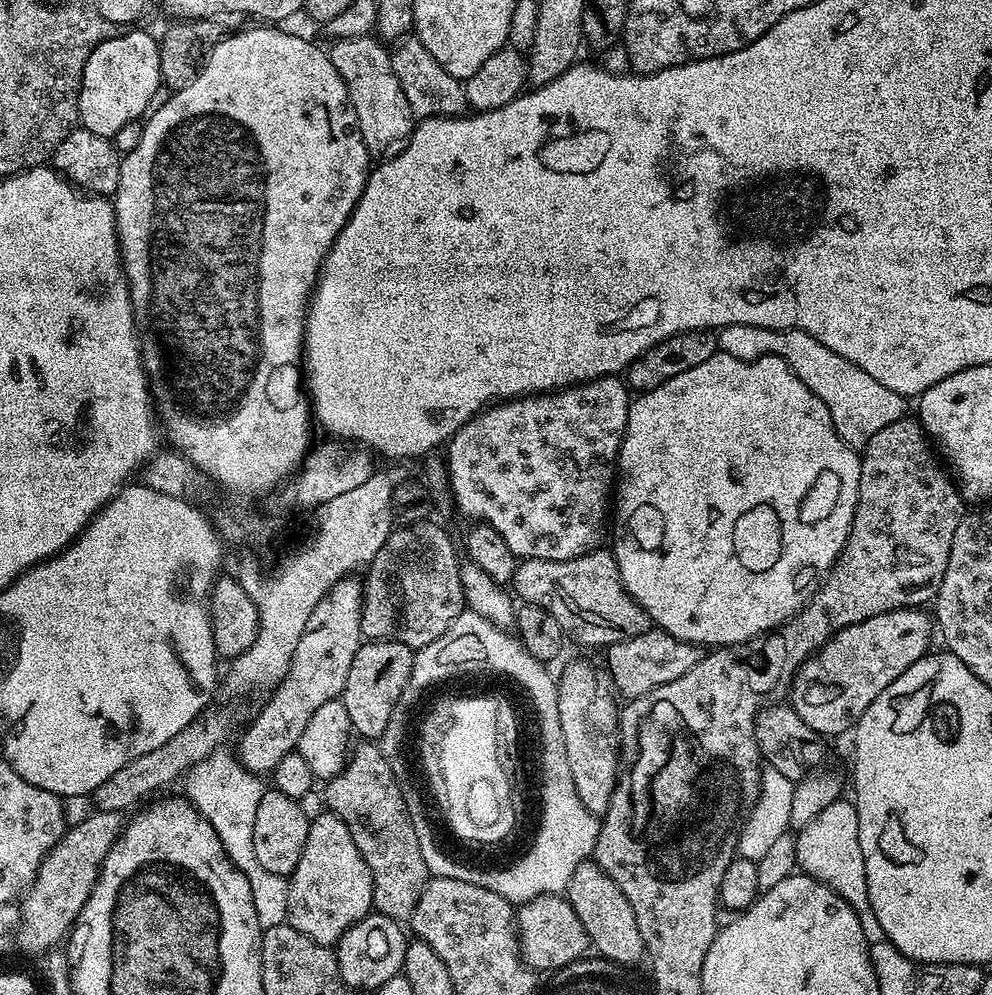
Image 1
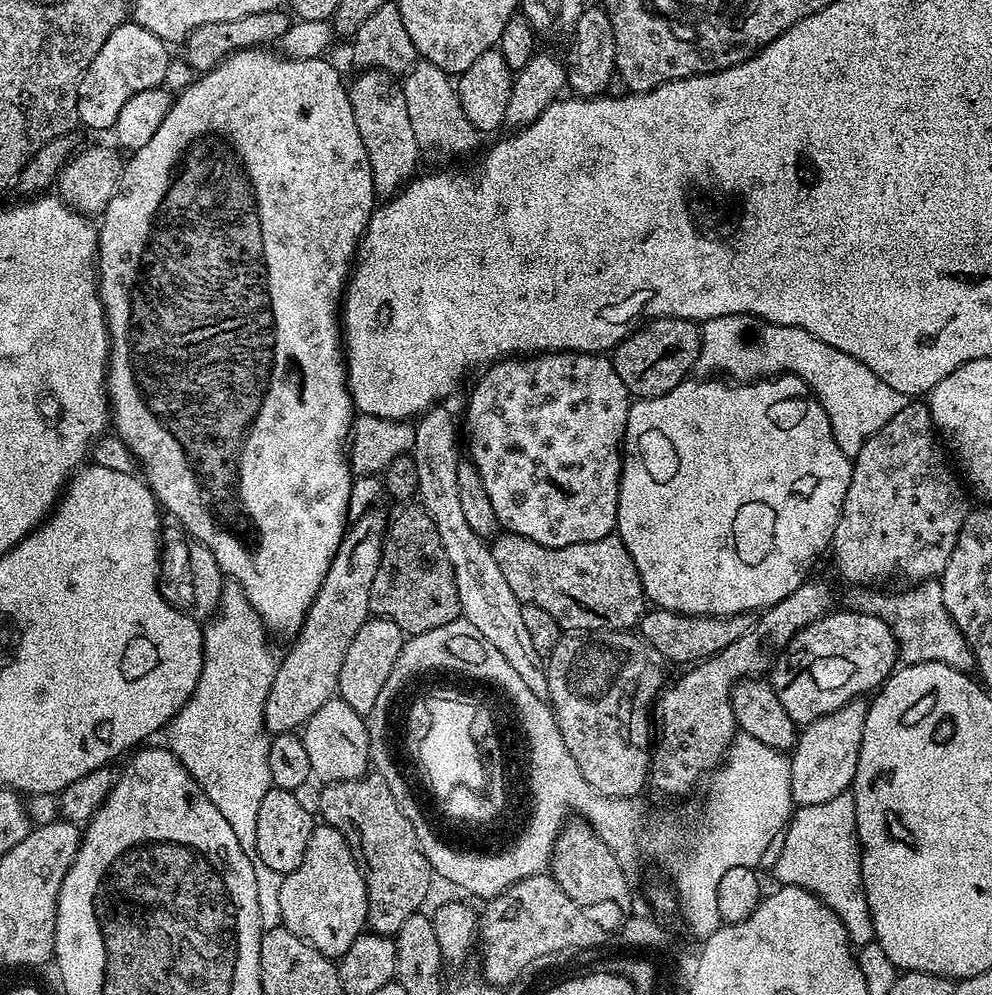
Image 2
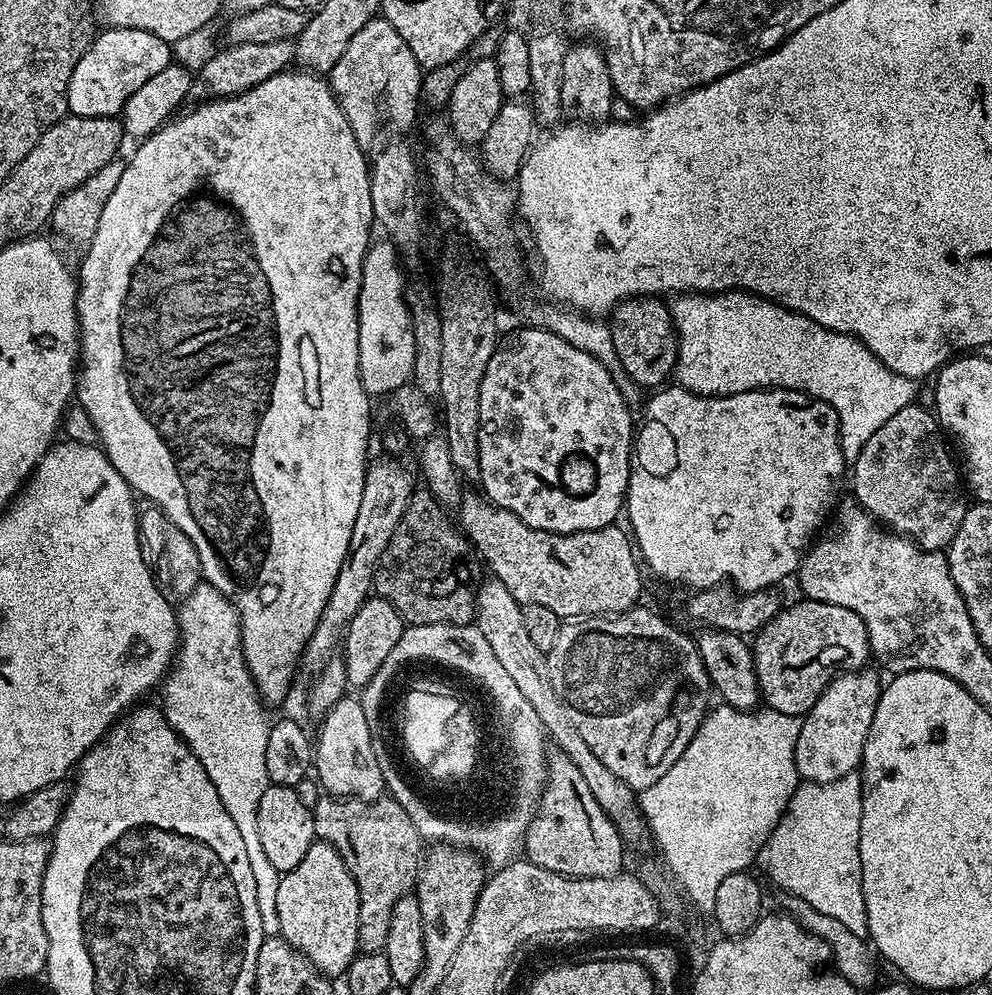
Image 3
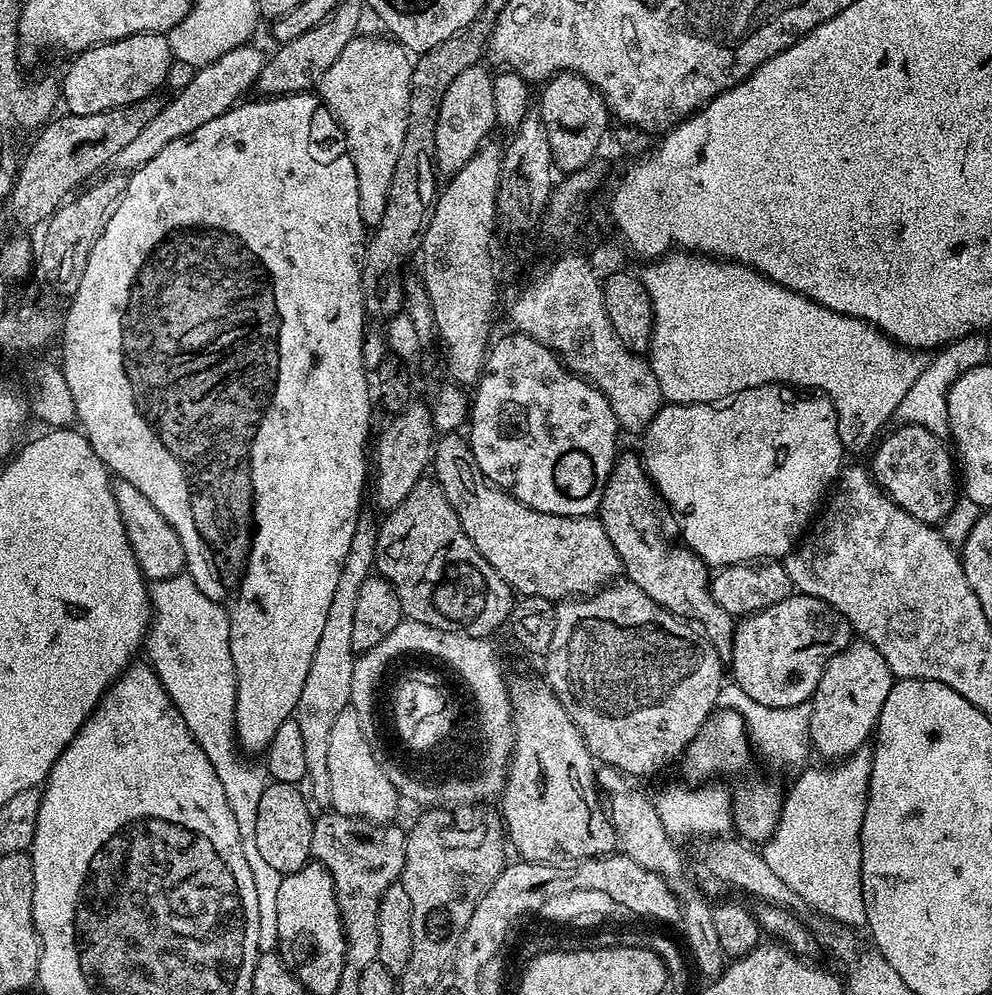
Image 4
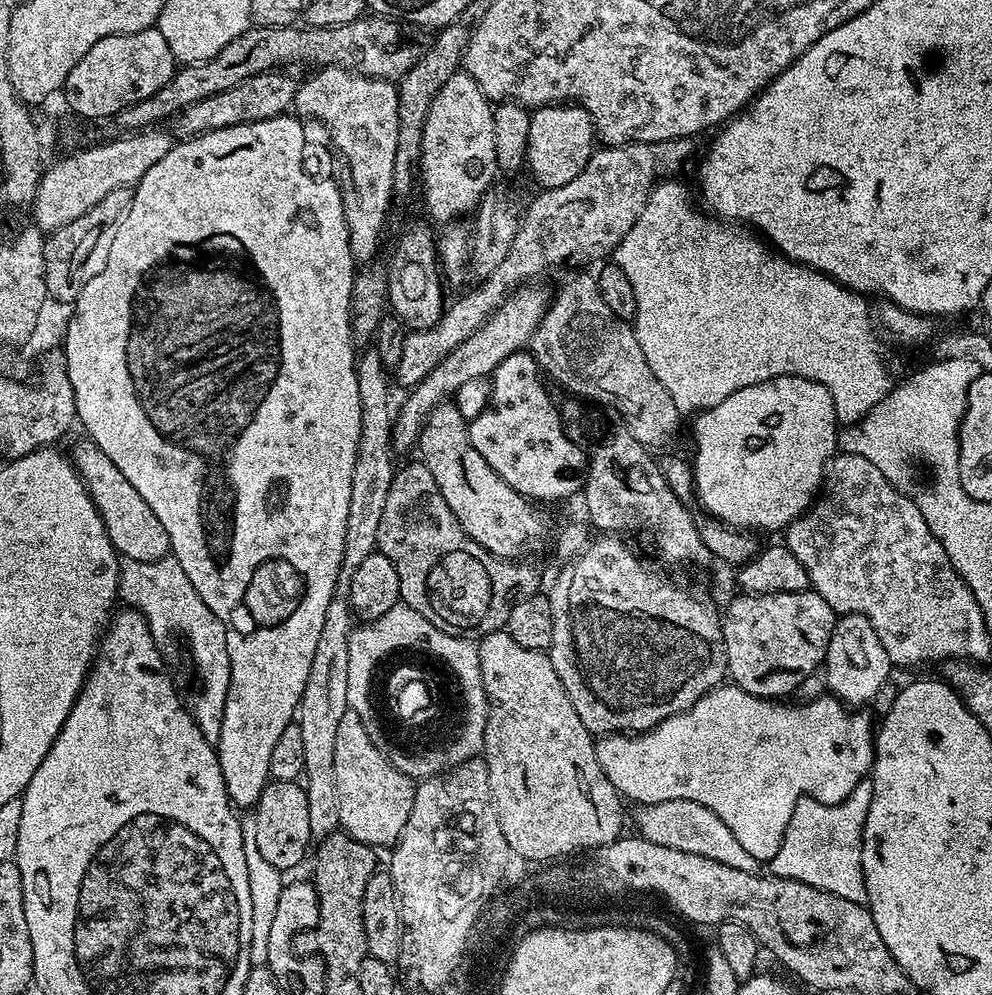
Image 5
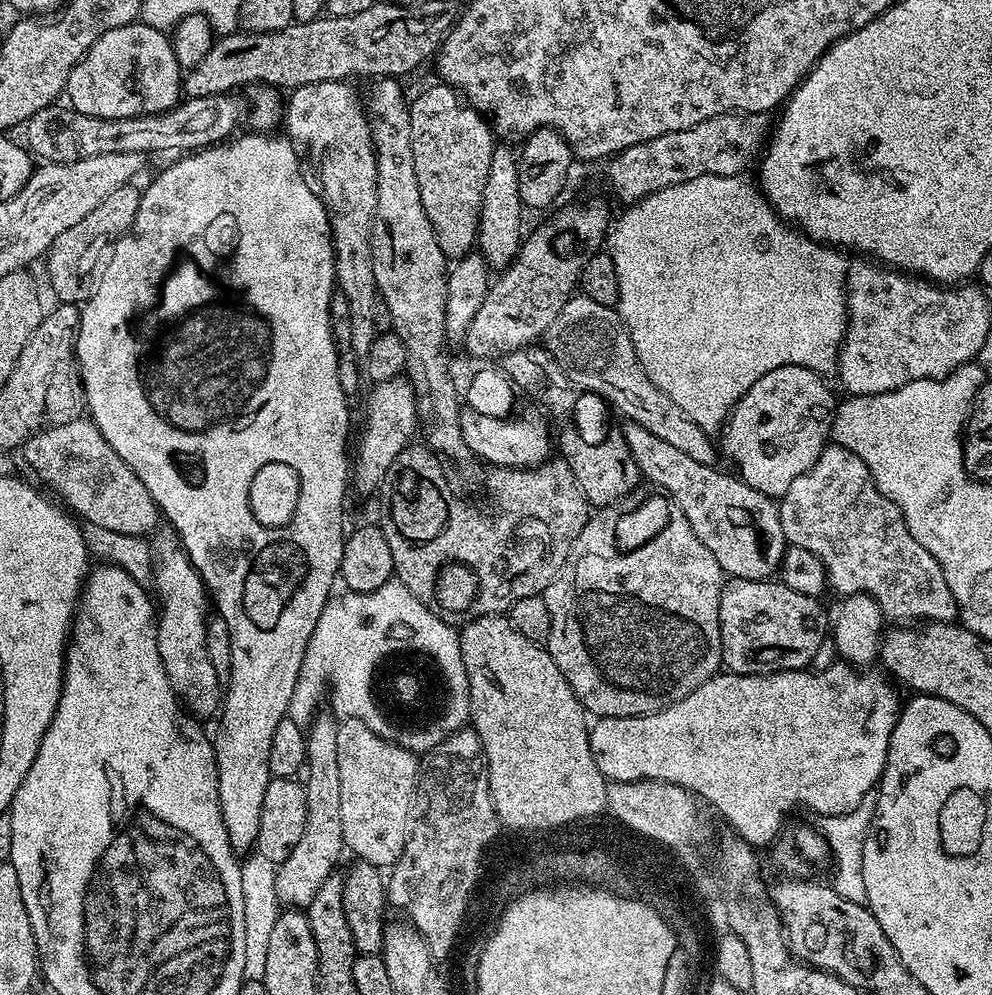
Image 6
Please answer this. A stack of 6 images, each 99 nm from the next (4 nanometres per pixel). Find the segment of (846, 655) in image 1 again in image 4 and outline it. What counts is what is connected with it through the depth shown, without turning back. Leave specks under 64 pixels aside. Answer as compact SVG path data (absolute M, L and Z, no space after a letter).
M793 594L766 610L745 616L736 625L730 657L731 679L764 710L779 710L807 704L816 692L822 670L847 644L852 643L852 624L838 610L813 596Z

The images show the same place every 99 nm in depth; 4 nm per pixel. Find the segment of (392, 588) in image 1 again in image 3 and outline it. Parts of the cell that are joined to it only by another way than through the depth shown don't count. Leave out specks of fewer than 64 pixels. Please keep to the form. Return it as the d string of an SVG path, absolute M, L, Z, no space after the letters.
M413 491L406 514L402 514L402 522L398 522L398 530L394 530L394 538L390 538L390 546L386 546L376 567L375 595L389 600L394 610L398 610L398 614L409 625L472 624L475 621L478 579L472 573L474 549L463 531L453 521L453 525L448 521L448 516L449 513L428 491Z

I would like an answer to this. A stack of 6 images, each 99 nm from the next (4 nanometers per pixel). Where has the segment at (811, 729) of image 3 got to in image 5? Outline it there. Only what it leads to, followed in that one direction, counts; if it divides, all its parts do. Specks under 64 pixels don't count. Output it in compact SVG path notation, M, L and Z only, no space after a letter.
M862 614L841 615L837 619L822 667L827 691L848 706L868 706L864 704L883 690L888 675L894 672L886 649L878 642L878 634L874 634L874 626L870 626L870 618Z

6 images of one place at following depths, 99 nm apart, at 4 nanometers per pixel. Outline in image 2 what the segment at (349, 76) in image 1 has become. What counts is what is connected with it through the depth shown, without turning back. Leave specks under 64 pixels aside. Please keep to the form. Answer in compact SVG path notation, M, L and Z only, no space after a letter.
M369 68L359 74L353 84L351 81L347 85L354 122L358 122L358 134L362 134L362 146L366 146L370 158L370 174L377 197L391 198L417 175L416 163L422 159L422 153L410 126L401 81L382 68Z

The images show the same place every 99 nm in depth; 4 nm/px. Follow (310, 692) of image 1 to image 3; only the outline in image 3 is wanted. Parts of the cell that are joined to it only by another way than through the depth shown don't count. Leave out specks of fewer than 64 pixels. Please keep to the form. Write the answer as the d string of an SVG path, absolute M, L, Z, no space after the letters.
M400 458L381 459L377 464L372 462L367 465L362 502L358 505L358 518L354 518L354 531L350 534L348 553L342 562L342 570L338 570L334 590L330 590L330 598L322 610L322 618L318 620L310 642L304 648L302 664L312 674L322 671L326 662L337 655L342 637L348 630L348 623L354 618L354 614L358 614L362 602L373 591L376 567L380 564L386 546L390 546L390 538L394 538L394 530L398 530L398 522L402 522L402 514L406 514L406 506L418 484L413 465L411 468L410 465L403 464L405 461Z

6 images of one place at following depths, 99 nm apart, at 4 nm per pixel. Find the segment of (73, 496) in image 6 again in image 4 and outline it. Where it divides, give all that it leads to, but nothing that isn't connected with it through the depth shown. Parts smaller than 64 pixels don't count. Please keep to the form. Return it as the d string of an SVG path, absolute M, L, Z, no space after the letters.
M119 478L113 479L112 489L114 490L114 502L118 502L118 514L122 514L122 526L126 530L128 541L134 550L140 572L144 577L155 582L181 575L186 565L182 542L174 526L170 526L170 522L166 522L166 518L162 518L162 514L154 510L146 494L142 494L142 490L134 490L130 482Z

